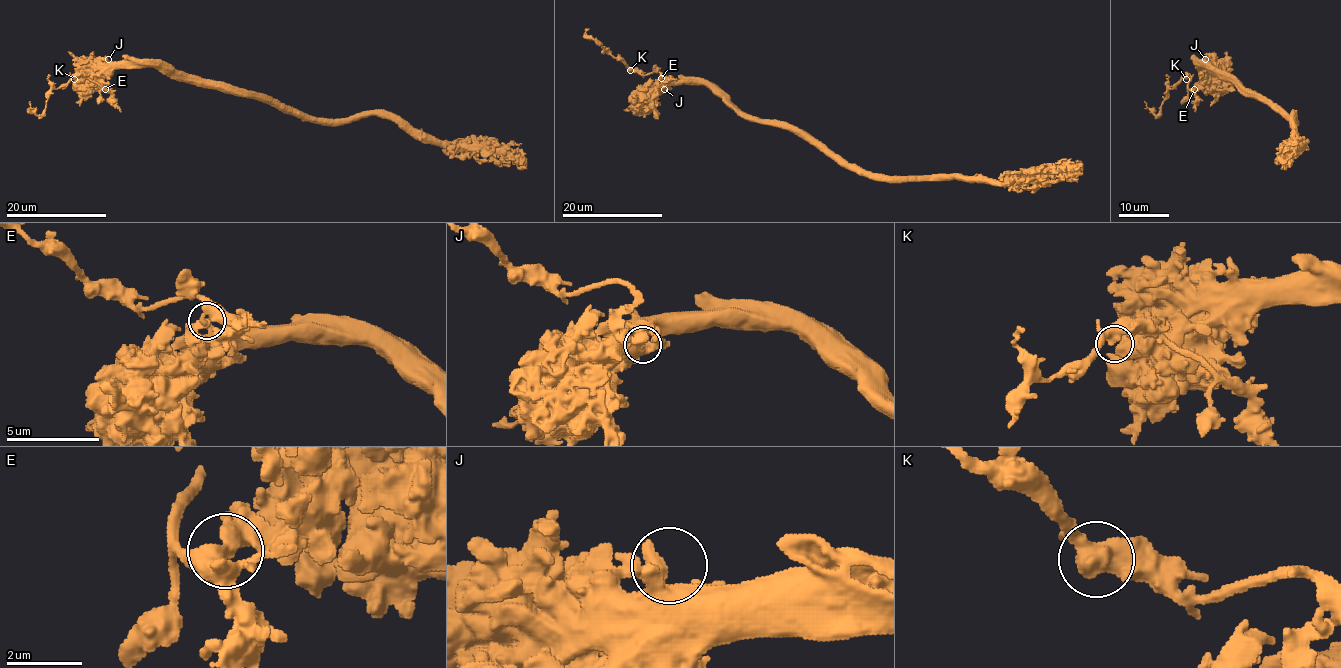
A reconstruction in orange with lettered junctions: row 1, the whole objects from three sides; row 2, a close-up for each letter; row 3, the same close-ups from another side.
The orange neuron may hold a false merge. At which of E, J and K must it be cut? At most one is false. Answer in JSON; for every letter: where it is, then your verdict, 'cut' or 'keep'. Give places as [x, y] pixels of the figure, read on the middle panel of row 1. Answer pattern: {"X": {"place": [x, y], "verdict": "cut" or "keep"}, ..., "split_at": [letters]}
{"E": {"place": [661, 78], "verdict": "cut"}, "J": {"place": [664, 89], "verdict": "keep"}, "K": {"place": [630, 70], "verdict": "keep"}, "split_at": ["E"]}

